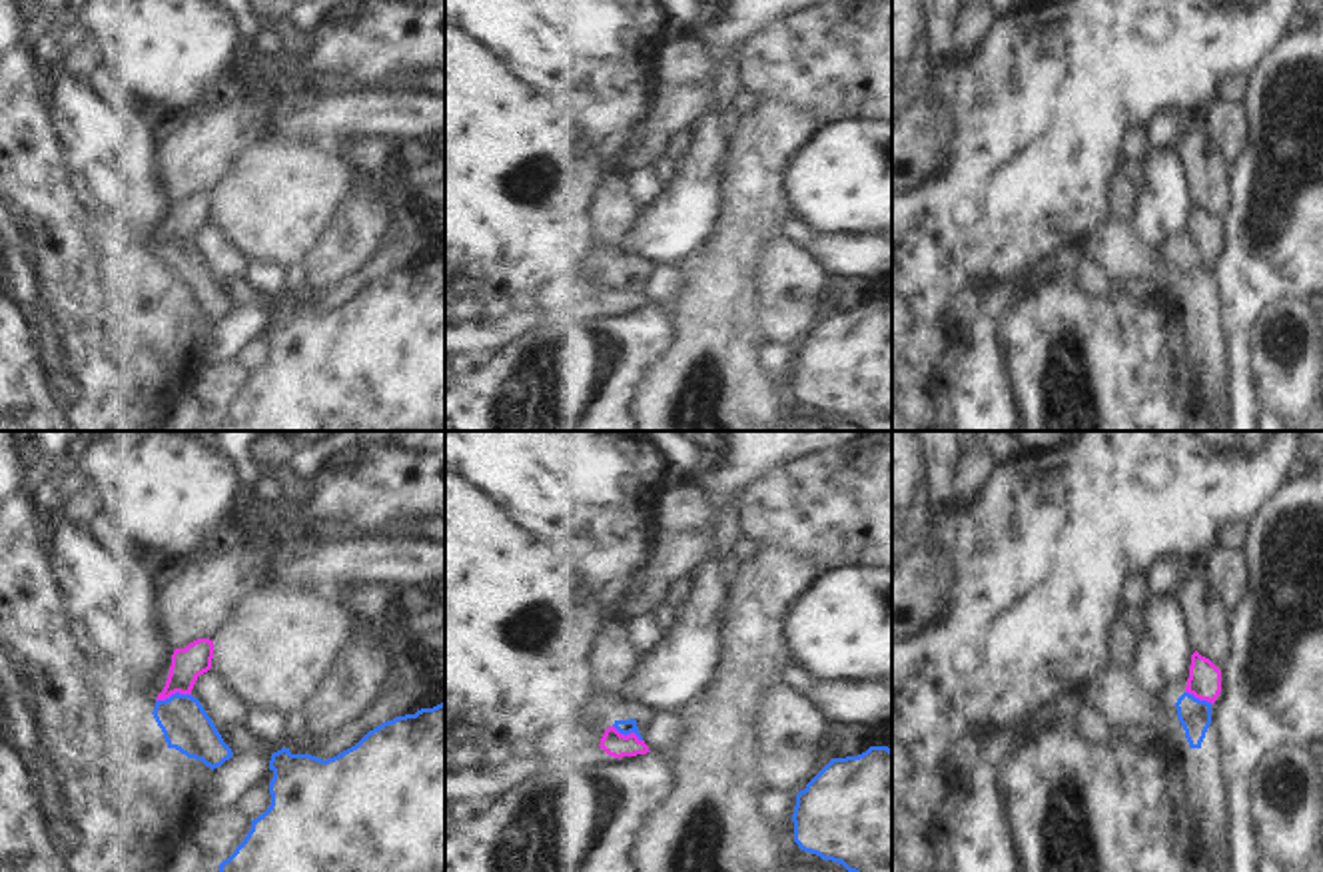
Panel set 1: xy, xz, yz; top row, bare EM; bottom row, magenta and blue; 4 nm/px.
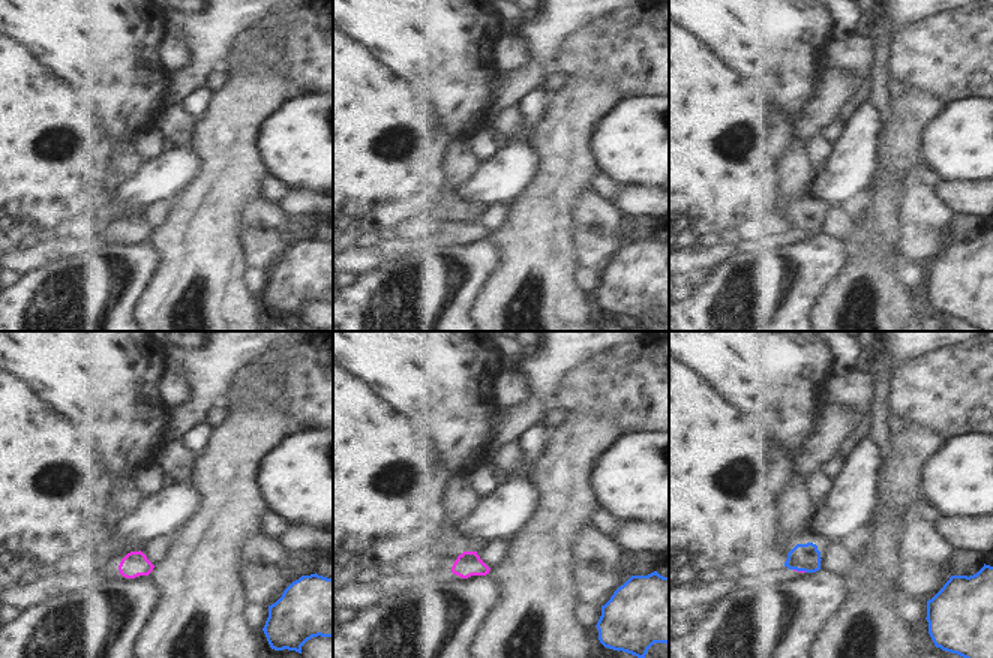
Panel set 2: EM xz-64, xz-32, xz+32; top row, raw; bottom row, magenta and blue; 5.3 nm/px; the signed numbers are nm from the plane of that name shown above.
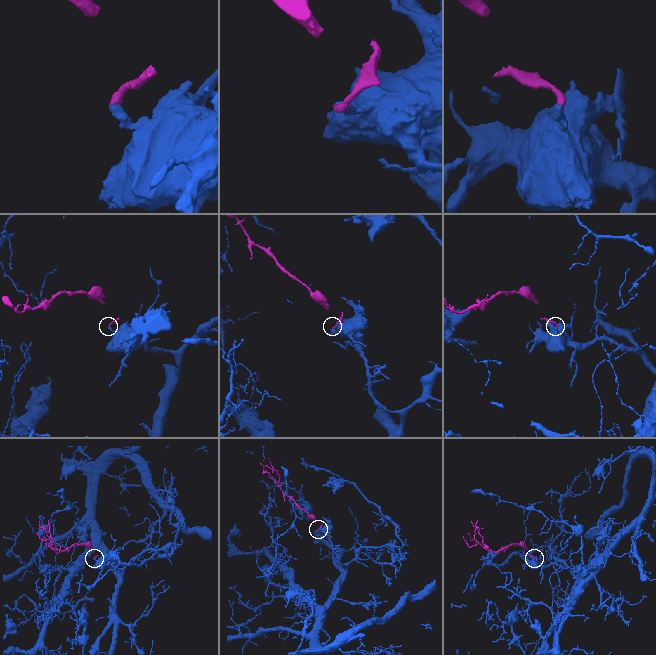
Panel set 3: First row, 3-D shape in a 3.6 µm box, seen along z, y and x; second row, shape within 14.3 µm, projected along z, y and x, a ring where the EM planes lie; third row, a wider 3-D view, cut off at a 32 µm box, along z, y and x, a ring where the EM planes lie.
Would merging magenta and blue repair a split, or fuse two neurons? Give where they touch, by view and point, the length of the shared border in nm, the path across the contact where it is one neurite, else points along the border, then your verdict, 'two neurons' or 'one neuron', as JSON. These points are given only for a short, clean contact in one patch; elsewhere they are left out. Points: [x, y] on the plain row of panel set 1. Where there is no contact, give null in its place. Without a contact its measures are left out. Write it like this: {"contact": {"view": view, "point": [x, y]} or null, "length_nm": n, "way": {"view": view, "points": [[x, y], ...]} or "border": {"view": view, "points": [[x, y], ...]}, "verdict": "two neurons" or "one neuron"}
{"contact": {"view": "xy", "point": [172, 246]}, "length_nm": 150, "border": {"view": "xy", "points": [[190, 246], [172, 246], [156, 254]]}, "verdict": "two neurons"}

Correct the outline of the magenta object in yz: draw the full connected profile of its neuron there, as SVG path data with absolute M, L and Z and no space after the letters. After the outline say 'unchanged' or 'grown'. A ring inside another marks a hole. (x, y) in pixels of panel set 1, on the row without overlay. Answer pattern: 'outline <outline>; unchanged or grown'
outline M1197 204L1191 208L1185 245L1199 253L1215 255L1221 245L1221 223Z; unchanged

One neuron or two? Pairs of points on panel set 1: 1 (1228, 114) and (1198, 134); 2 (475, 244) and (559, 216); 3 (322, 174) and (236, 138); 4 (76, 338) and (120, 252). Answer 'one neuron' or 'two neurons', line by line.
1: two neurons
2: one neuron
3: two neurons
4: one neuron

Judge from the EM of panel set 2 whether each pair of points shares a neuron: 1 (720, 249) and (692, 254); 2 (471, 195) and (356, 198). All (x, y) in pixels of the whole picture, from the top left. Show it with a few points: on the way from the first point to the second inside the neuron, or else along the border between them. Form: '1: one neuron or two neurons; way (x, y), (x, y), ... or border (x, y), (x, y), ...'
1: one neuron; way (713, 254), (699, 254)
2: two neurons; border (452, 195), (434, 227)

